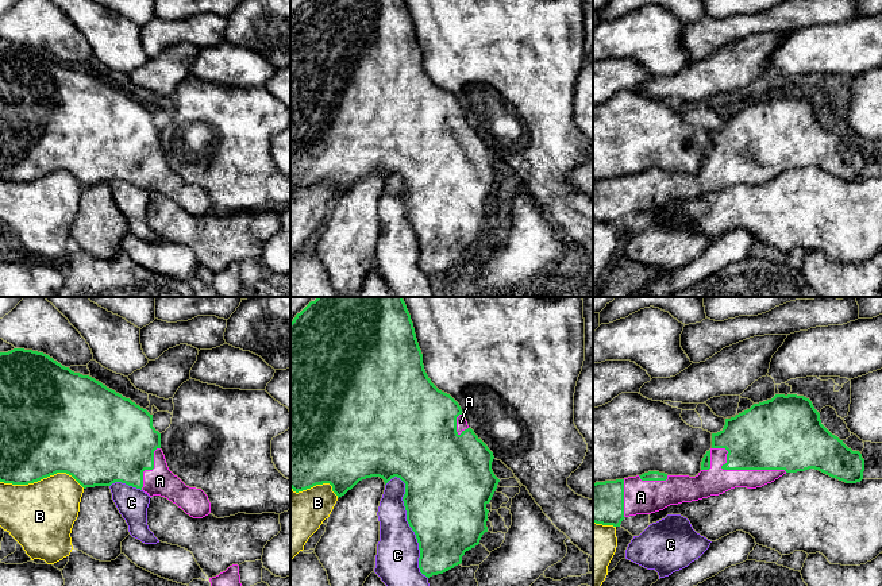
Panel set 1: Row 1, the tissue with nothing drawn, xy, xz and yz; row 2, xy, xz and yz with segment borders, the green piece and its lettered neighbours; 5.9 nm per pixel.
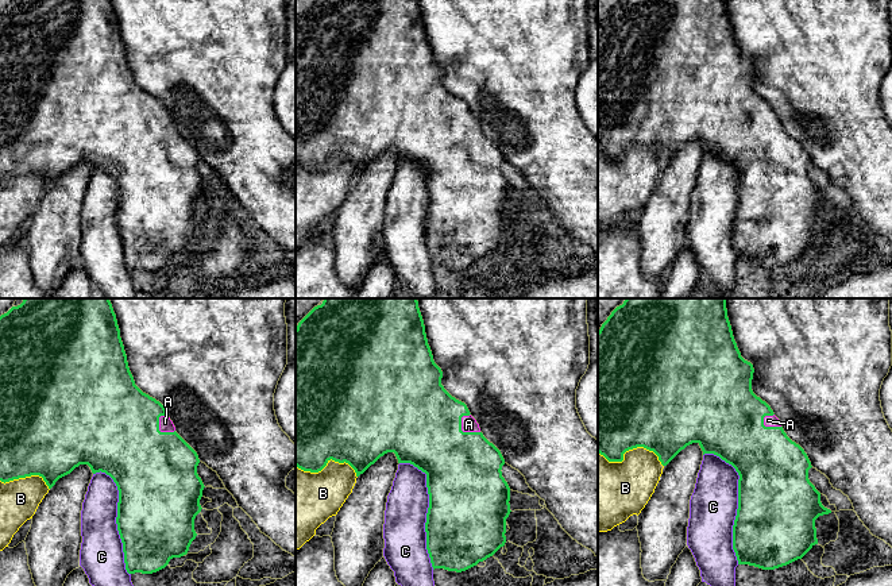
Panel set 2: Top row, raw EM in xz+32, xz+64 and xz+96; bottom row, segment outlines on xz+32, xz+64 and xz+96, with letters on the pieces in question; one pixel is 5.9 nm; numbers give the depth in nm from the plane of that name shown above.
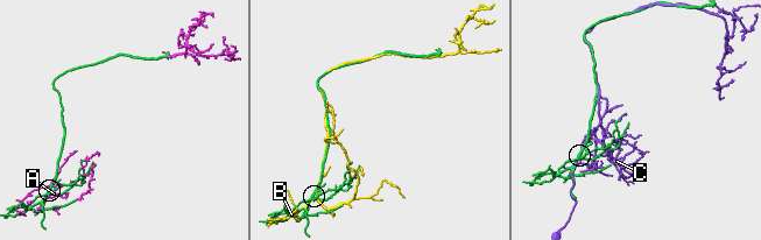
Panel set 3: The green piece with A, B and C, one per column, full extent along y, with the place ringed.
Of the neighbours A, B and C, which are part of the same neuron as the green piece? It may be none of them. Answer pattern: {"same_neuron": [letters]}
{"same_neuron": ["A"]}

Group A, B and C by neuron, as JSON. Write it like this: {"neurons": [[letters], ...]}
{"neurons": [["A"], ["B"], ["C"]]}

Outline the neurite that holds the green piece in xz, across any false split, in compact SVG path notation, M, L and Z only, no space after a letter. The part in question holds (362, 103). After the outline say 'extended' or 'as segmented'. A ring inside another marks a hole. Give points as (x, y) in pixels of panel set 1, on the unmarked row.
M309 0L296 12L290 20L290 185L293 189L299 190L316 182L330 181L339 196L362 177L380 174L386 182L392 176L400 176L405 181L403 198L407 219L419 240L419 266L430 275L461 262L465 250L478 243L482 232L488 230L486 203L500 180L492 167L493 157L493 150L467 123L459 101L450 92L439 88L428 76L405 0Z | extended

